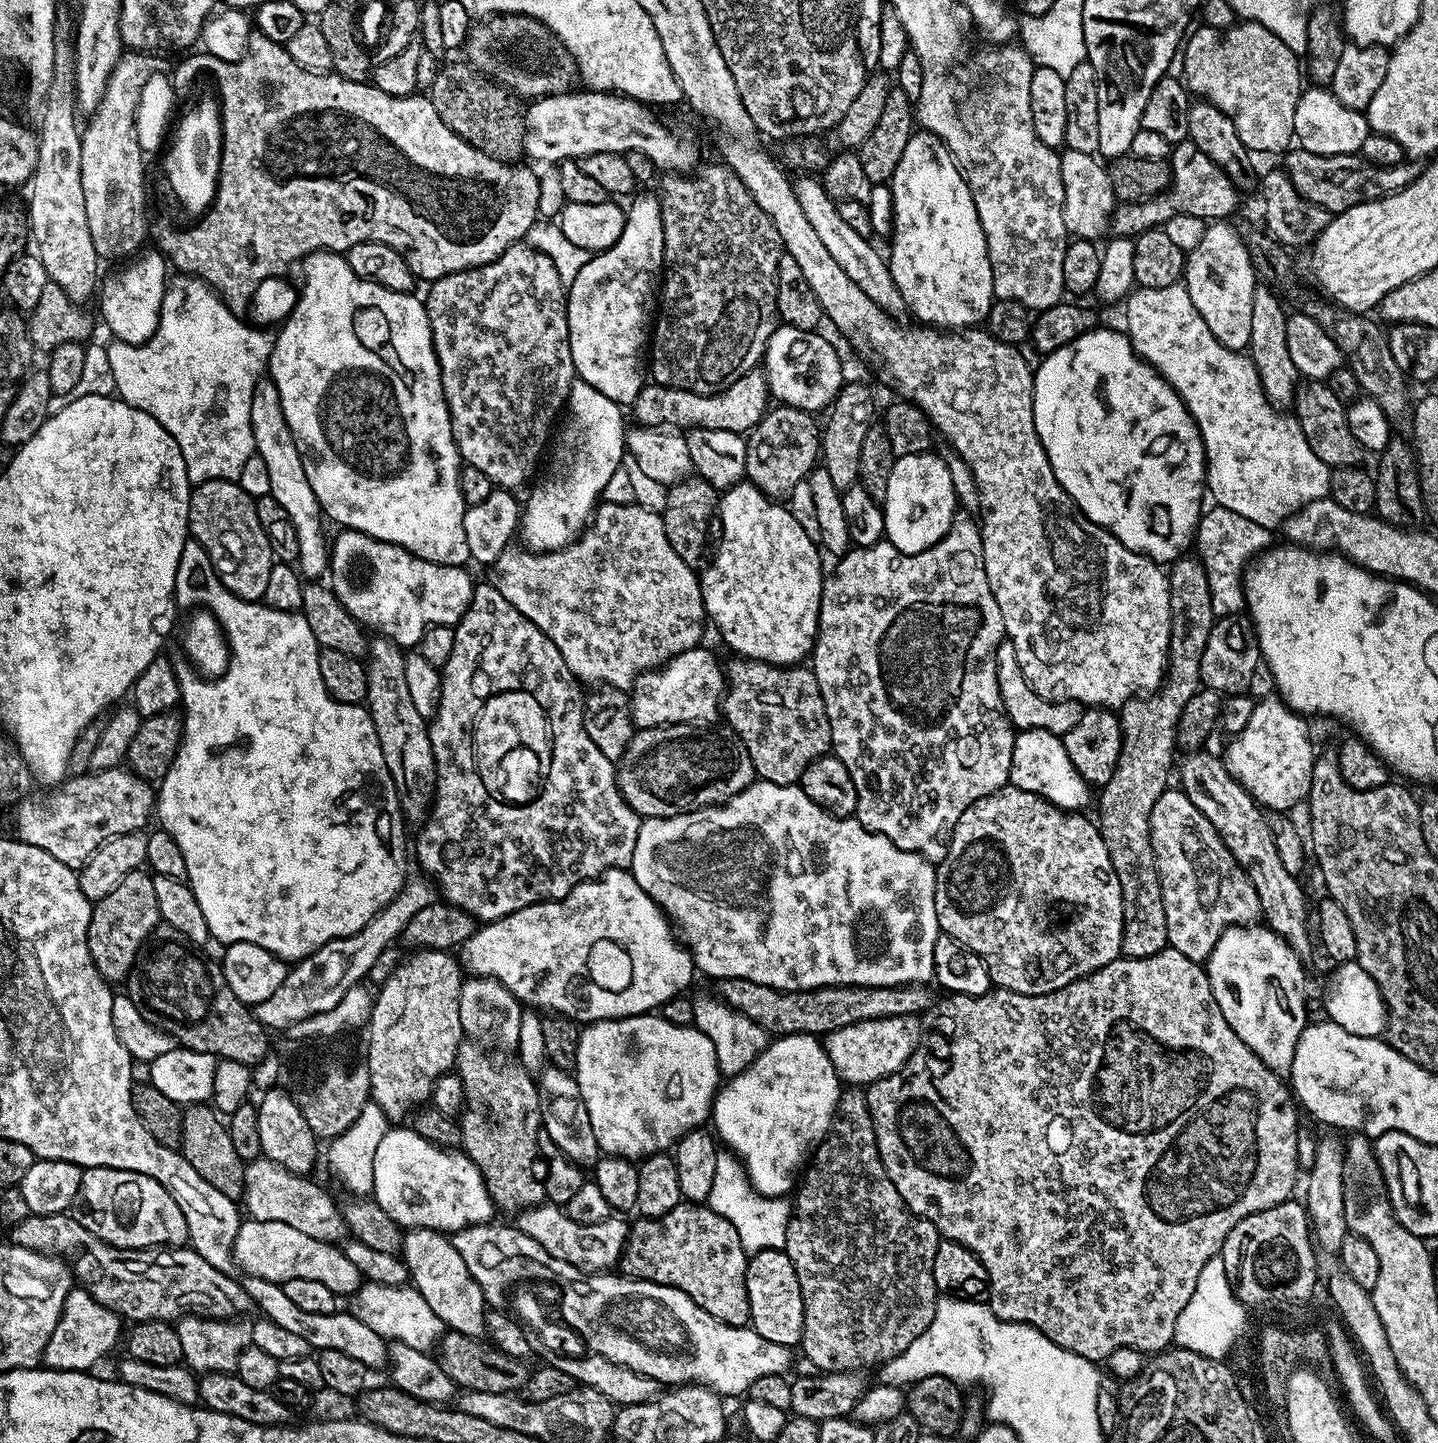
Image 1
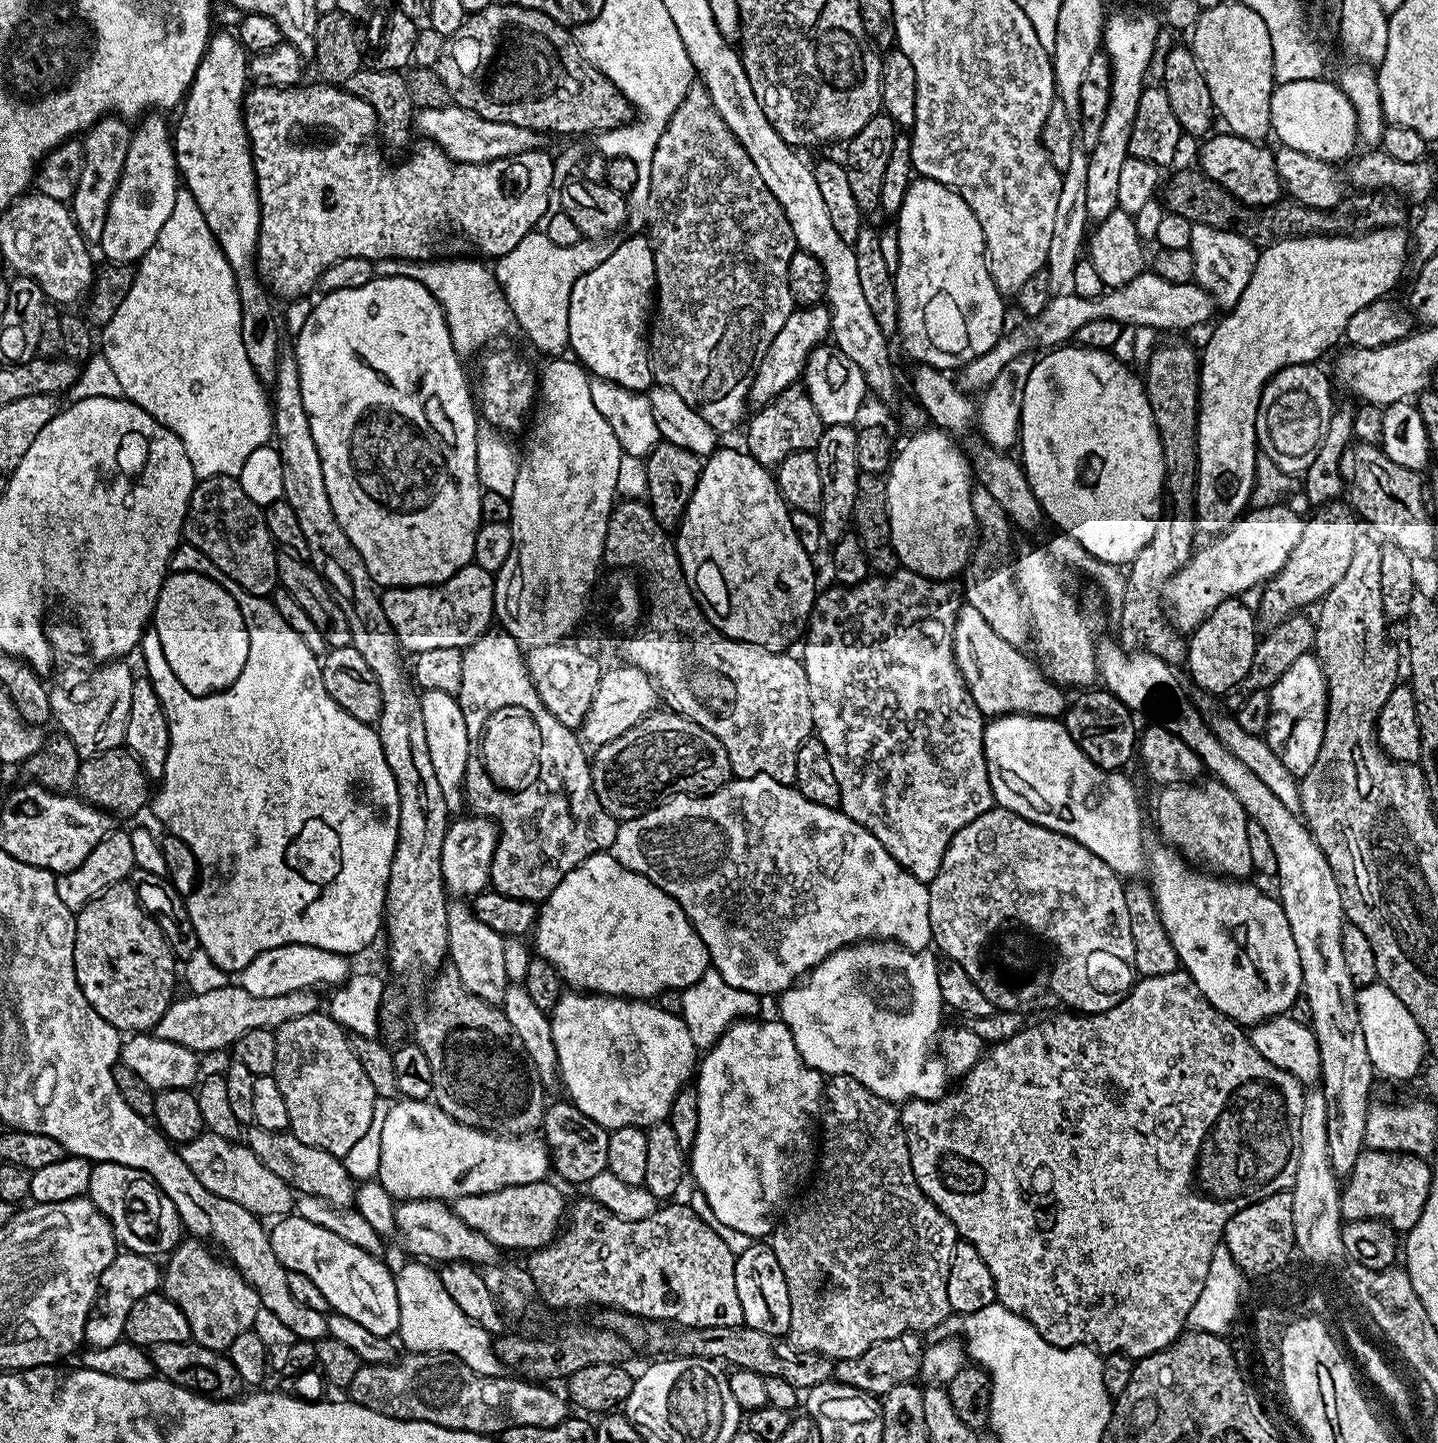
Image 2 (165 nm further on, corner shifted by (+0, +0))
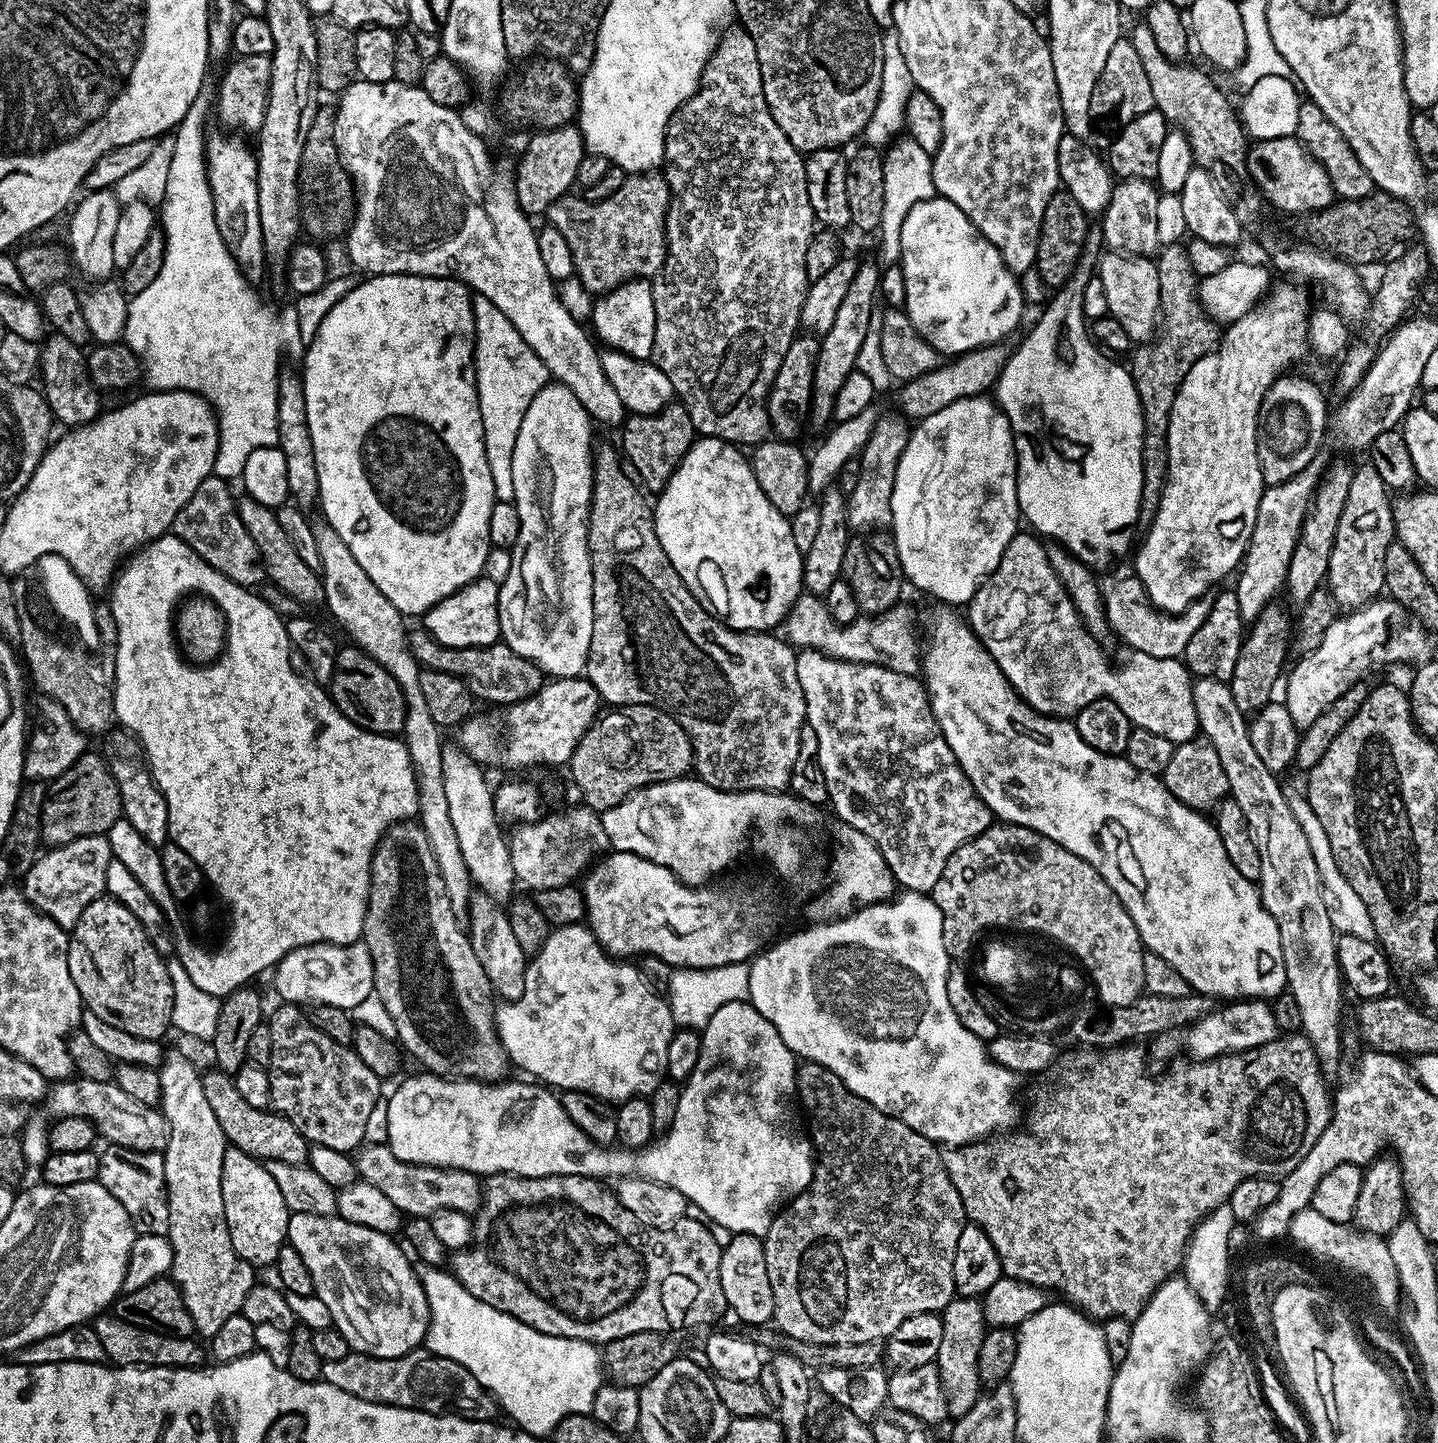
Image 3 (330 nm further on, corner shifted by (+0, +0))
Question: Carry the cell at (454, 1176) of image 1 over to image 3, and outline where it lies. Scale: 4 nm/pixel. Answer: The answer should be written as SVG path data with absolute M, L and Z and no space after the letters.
M739 1000L722 1006L722 1010L718 1010L718 1014L714 1014L714 1018L710 1018L710 1022L703 1028L702 1050L698 1054L698 1066L694 1066L694 1074L690 1074L690 1078L683 1081L680 1097L678 1098L678 1110L674 1110L672 1125L666 1129L663 1135L653 1139L651 1144L646 1144L641 1149L631 1150L623 1146L595 1144L578 1126L574 1126L574 1122L570 1122L566 1110L562 1110L559 1095L551 1087L545 1086L543 1083L528 1082L532 1084L523 1084L520 1080L512 1080L513 1078L505 1079L503 1082L461 1080L459 1078L435 1076L434 1073L423 1070L417 1071L417 1076L406 1077L397 1086L396 1093L390 1098L387 1097L388 1126L386 1135L388 1137L386 1137L386 1143L388 1149L404 1162L435 1164L437 1168L457 1168L463 1172L477 1174L511 1174L513 1176L529 1176L530 1178L538 1178L539 1176L555 1176L557 1178L570 1176L591 1176L593 1178L641 1176L659 1184L668 1184L674 1190L681 1192L688 1199L689 1205L693 1209L701 1208L705 1212L703 1215L717 1229L725 1228L728 1234L743 1234L763 1238L768 1233L769 1226L772 1225L772 1218L777 1209L785 1202L791 1201L792 1197L799 1196L807 1188L814 1171L814 1149L805 1125L802 1123L797 1101L794 1099L797 1095L797 1067L797 1057L792 1055L792 1051L788 1049L786 1042L782 1042L778 1030L774 1030L774 1026L770 1026L770 1022L766 1022L766 1018L762 1018L762 1014L758 1014L758 1010L751 1002Z

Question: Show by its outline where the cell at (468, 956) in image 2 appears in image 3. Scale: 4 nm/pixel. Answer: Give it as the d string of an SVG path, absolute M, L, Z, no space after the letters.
M323 518L312 520L314 542L318 542L318 558L322 558L320 578L324 582L324 604L328 612L344 627L345 632L352 640L351 643L361 648L367 656L374 658L398 682L404 700L408 703L406 722L402 739L408 747L412 769L416 771L416 785L420 795L420 810L418 823L424 833L430 838L430 848L434 850L434 858L438 862L438 870L442 874L442 882L446 882L446 894L450 898L452 908L458 914L468 911L468 905L474 895L474 883L468 873L466 861L462 858L458 836L454 832L453 823L450 822L449 807L446 804L445 787L442 782L442 750L446 743L442 738L442 730L438 722L434 722L429 708L426 707L426 698L422 695L422 682L420 664L414 658L411 648L408 647L409 629L404 629L405 617L370 582L370 574L358 566L358 558L350 554L350 546L338 538L336 531L328 525Z

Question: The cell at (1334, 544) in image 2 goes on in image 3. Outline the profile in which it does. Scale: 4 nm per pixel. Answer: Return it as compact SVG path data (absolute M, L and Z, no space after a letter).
M1278 602L1263 608L1256 620L1251 621L1239 648L1237 665L1234 674L1228 681L1239 710L1245 714L1254 714L1262 705L1271 701L1274 686L1280 676L1286 658L1290 654L1292 620Z

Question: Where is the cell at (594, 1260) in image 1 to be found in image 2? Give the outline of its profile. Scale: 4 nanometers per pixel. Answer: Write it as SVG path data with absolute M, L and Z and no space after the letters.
M542 1179L529 1184L506 1186L502 1190L494 1190L486 1194L463 1196L455 1200L454 1211L458 1218L462 1218L462 1222L466 1222L466 1226L490 1238L497 1249L539 1250L547 1248L557 1239L566 1220L564 1196L554 1185L548 1183L547 1179Z

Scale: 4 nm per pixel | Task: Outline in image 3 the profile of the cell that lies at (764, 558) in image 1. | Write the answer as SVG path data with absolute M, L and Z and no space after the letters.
M700 436L693 440L690 450L682 458L682 462L674 470L674 474L666 482L666 486L659 492L654 500L654 519L658 542L662 542L662 550L666 550L666 558L678 570L682 582L692 591L699 604L707 605L717 620L725 623L736 632L766 632L776 630L783 625L788 609L805 591L804 586L804 553L794 546L792 522L778 511L775 506L770 506L770 498L762 494L762 486L758 486L758 478L754 478L754 470L749 457L740 453L741 449L726 440L719 440L716 436Z

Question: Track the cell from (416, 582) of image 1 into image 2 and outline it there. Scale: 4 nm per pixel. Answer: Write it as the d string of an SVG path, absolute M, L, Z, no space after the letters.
M473 562L441 584L422 588L385 588L380 601L386 622L390 622L396 631L396 639L405 653L438 650L442 646L463 650L489 631L491 624L488 623L493 623L496 611L495 589L493 573L482 570Z

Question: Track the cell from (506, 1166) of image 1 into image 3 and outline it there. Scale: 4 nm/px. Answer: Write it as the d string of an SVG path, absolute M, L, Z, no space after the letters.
M401 822L391 824L384 836L376 844L370 866L370 890L368 891L368 905L364 915L364 934L362 943L370 950L370 958L374 966L374 991L385 1003L386 1011L390 1014L391 1021L397 1031L395 1039L401 1049L408 1052L420 1063L419 1067L426 1072L432 1072L435 1076L459 1078L461 1080L479 1080L481 1082L500 1082L509 1075L510 1061L506 1050L500 1041L500 1035L496 1029L496 1014L494 1011L494 993L492 983L486 978L486 970L482 970L482 962L478 962L478 954L474 954L474 946L468 940L468 933L462 927L462 920L453 910L450 898L446 894L446 882L442 882L442 874L438 870L438 862L434 858L434 850L430 848L430 838L426 836L419 823Z

